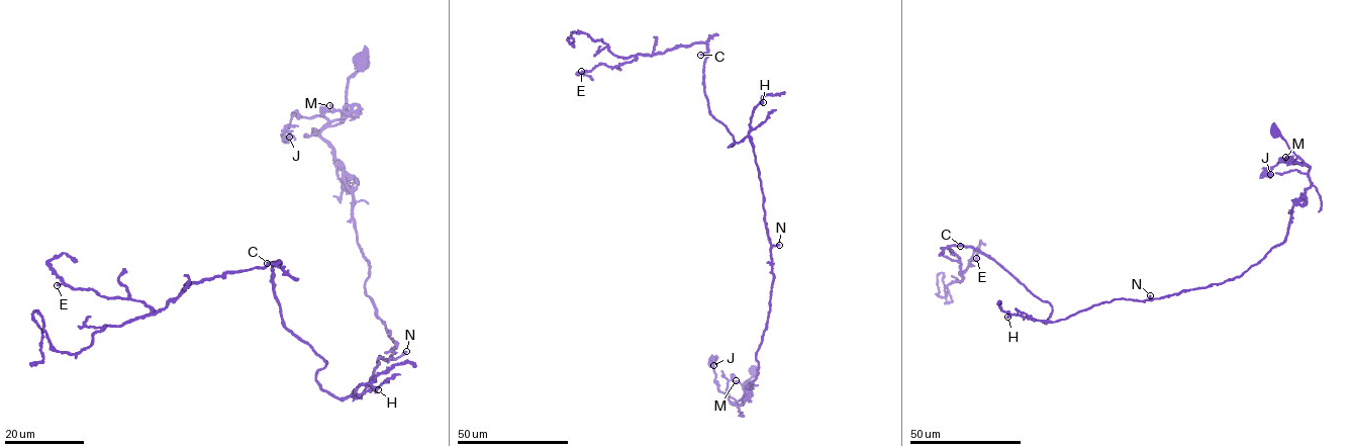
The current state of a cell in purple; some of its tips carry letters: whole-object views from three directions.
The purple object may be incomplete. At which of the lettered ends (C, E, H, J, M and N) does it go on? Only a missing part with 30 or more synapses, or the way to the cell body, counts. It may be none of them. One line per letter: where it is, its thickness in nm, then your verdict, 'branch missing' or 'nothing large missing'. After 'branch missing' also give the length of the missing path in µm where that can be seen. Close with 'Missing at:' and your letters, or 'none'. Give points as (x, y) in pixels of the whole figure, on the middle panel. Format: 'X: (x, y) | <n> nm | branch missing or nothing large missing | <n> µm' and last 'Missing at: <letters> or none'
C: (700, 55) | 200 nm | nothing large missing
E: (581, 71) | 320 nm | nothing large missing
H: (763, 102) | 480 nm | nothing large missing
J: (713, 365) | 220 nm | nothing large missing
M: (736, 380) | 190 nm | nothing large missing
N: (779, 245) | 240 nm | nothing large missing
Missing at: none

